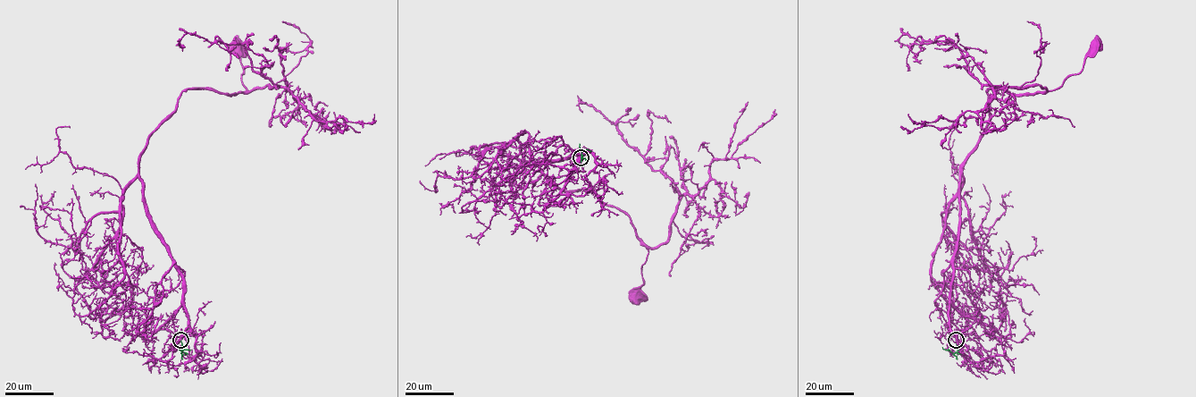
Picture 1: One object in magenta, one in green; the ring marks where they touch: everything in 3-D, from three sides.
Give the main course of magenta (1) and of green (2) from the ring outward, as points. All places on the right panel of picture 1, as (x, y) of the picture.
1: (956, 340), (949, 306), (961, 168), (988, 122), (987, 91), (1035, 94), (1057, 89), (1081, 71), (1097, 46)
2: (956, 340), (957, 350), (954, 353), (949, 350)

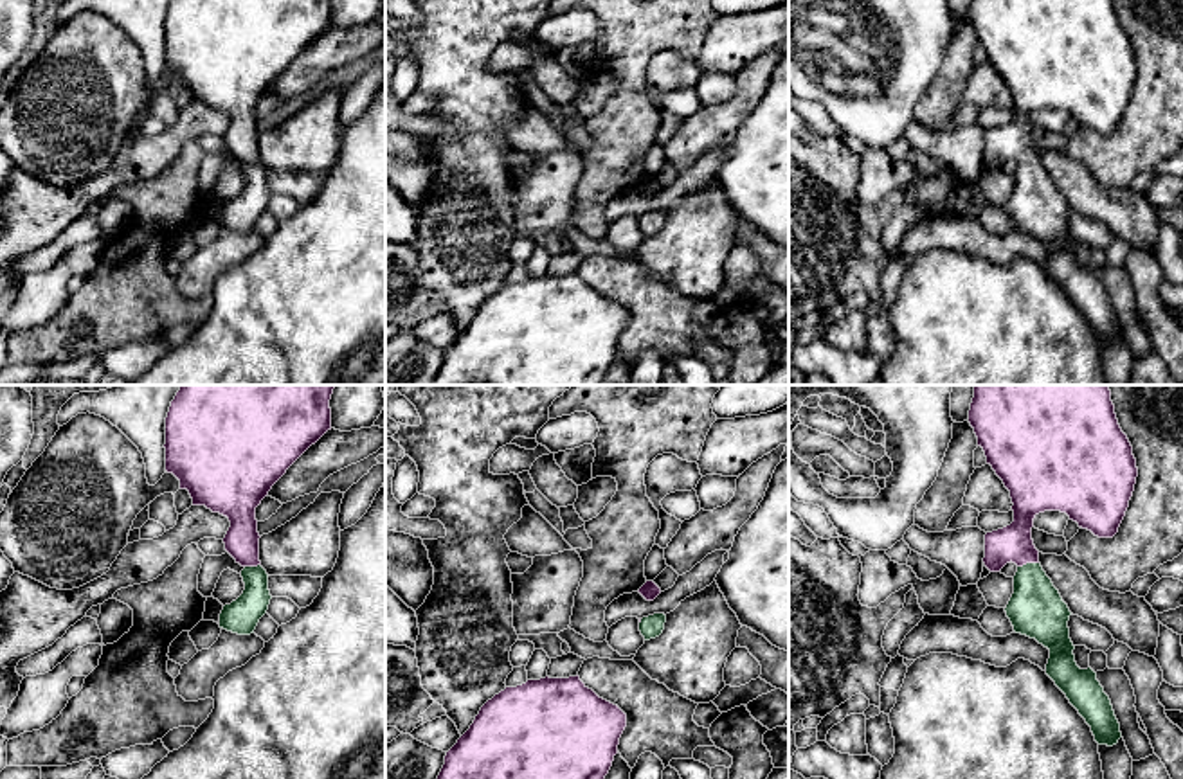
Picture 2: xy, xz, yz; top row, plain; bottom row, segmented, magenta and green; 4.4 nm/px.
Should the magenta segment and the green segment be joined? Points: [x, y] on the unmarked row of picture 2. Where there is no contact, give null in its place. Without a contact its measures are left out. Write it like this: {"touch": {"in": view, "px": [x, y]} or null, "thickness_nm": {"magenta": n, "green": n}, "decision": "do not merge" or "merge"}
{"touch": {"in": "yz", "px": [1027, 159]}, "thickness_nm": {"magenta": 160, "green": 260}, "decision": "merge"}

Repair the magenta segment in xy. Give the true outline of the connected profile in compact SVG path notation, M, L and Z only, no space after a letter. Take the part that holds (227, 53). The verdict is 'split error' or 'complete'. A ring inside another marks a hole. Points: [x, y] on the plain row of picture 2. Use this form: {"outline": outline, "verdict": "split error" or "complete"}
{"outline": "M171 0L166 14L166 68L187 86L193 103L205 103L229 115L225 148L243 164L243 191L225 201L220 225L254 230L270 201L268 171L259 158L256 104L286 67L328 27L330 0Z", "verdict": "split error"}

